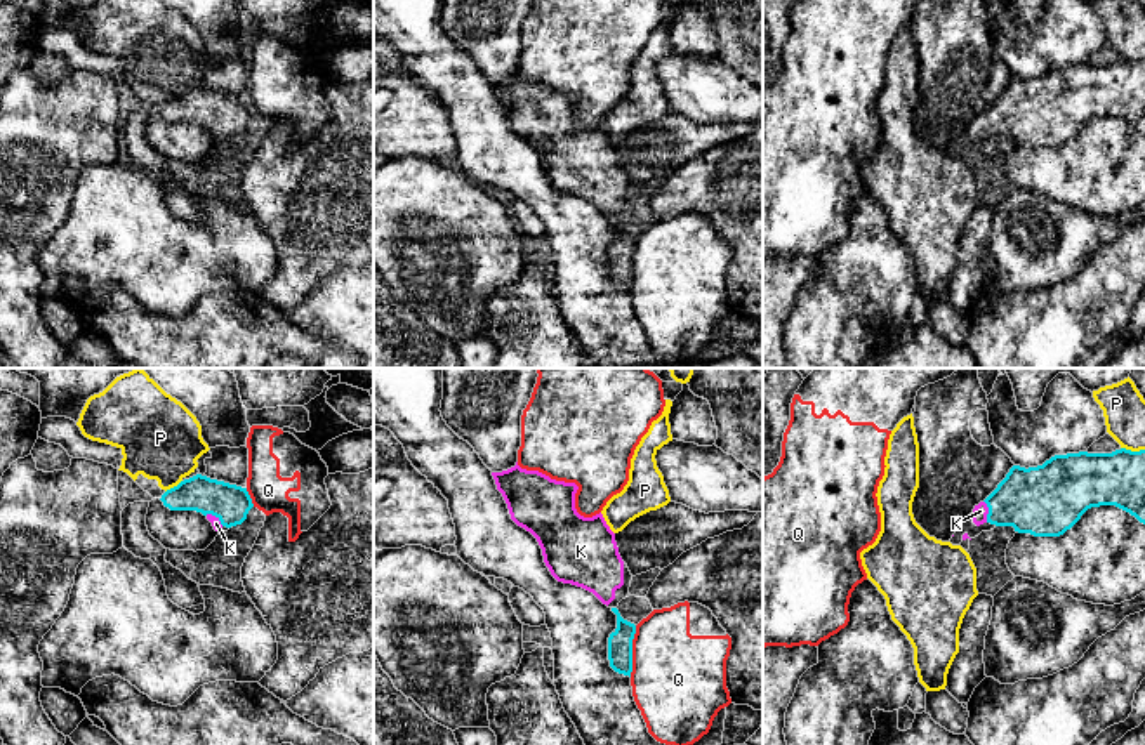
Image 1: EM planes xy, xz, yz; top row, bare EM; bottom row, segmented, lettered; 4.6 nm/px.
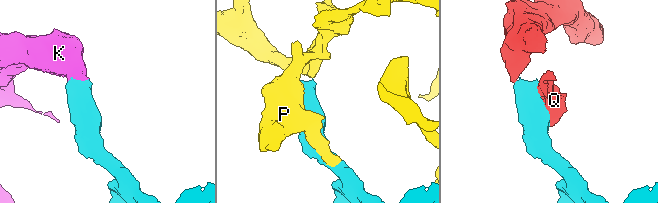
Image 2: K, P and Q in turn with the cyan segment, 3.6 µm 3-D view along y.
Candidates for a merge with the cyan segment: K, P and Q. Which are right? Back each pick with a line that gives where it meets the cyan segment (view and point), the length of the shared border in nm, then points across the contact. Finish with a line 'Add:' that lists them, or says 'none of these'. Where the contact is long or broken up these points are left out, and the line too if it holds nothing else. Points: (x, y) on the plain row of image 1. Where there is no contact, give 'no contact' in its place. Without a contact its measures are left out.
K: meets cyan in yz at (989, 122); contact 110 nm long; runs through yz (1041, 112), (1017, 112), (989, 122), (980, 122)
Add: K

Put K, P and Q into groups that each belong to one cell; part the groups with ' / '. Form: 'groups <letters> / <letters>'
groups K / P / Q

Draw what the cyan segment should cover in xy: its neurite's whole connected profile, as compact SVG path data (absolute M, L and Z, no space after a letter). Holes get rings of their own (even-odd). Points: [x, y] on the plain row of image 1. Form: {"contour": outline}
{"contour": "M196 85L167 101L162 109L170 122L202 123L221 142L222 137L231 139L247 130L254 118L247 99L210 90Z"}

